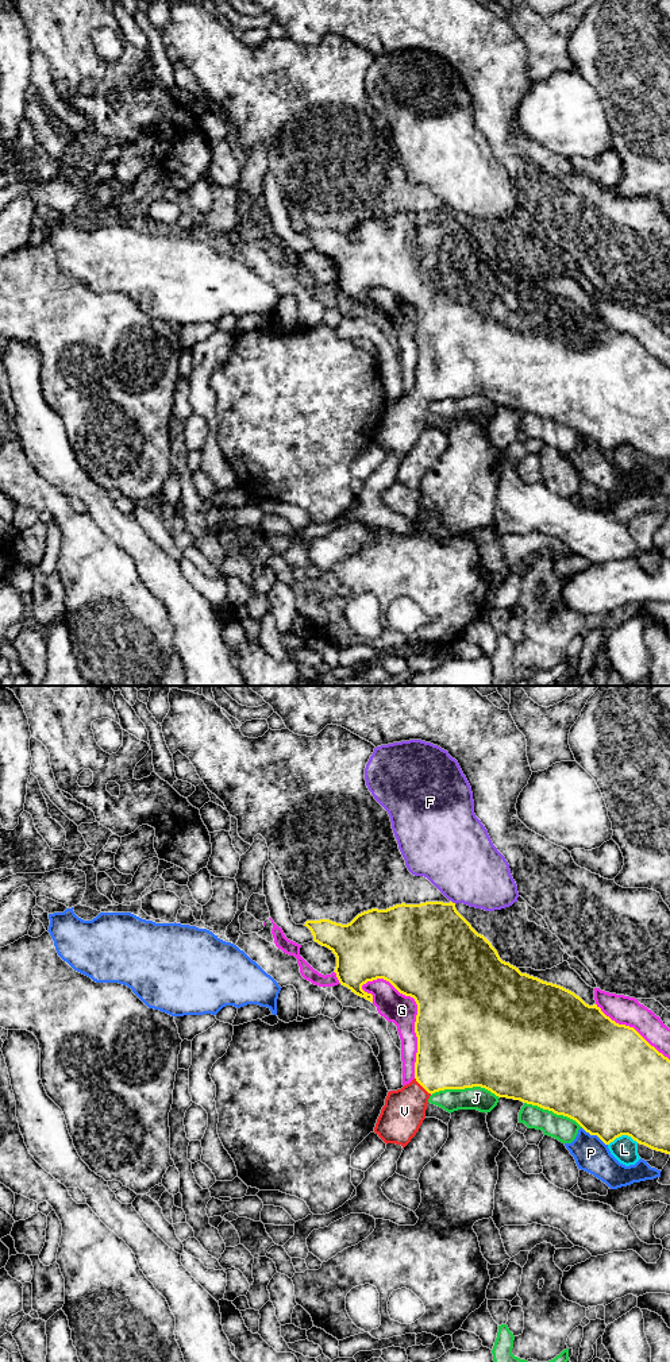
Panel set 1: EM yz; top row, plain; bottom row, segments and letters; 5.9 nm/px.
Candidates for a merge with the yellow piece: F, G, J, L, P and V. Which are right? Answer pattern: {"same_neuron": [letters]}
{"same_neuron": ["V"]}

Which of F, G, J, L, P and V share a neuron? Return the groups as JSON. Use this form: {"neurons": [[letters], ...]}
{"neurons": [["F"], ["G"], ["J"], ["L"], ["P"], ["V"]]}

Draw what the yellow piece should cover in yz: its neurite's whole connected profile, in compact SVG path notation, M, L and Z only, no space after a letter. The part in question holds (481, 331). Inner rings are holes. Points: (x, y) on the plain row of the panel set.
M426 211L420 213L396 213L386 219L371 217L358 223L350 232L342 234L330 228L307 229L305 234L313 250L328 256L336 266L335 282L339 292L355 304L373 312L373 304L362 298L367 290L384 288L400 302L411 305L417 313L415 342L417 346L417 362L415 371L415 387L401 398L388 401L385 414L377 428L374 441L388 454L401 454L403 458L419 440L426 428L428 408L432 402L444 398L465 398L481 396L498 406L520 409L552 420L557 424L575 429L586 441L597 444L605 454L609 454L621 444L628 444L640 454L652 459L670 463L670 369L651 355L634 336L619 333L607 325L597 313L589 315L574 301L543 290L538 286L521 282L519 277L500 267L497 259L457 220L455 212Z

